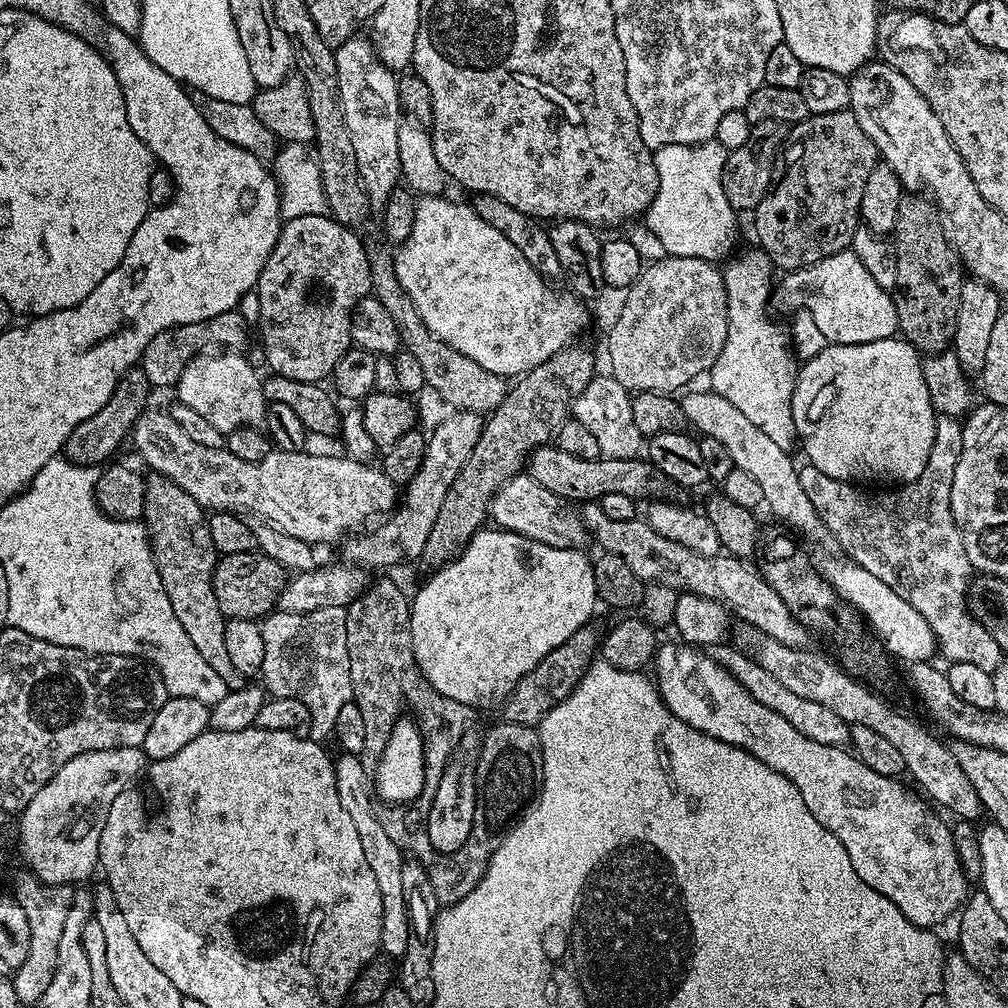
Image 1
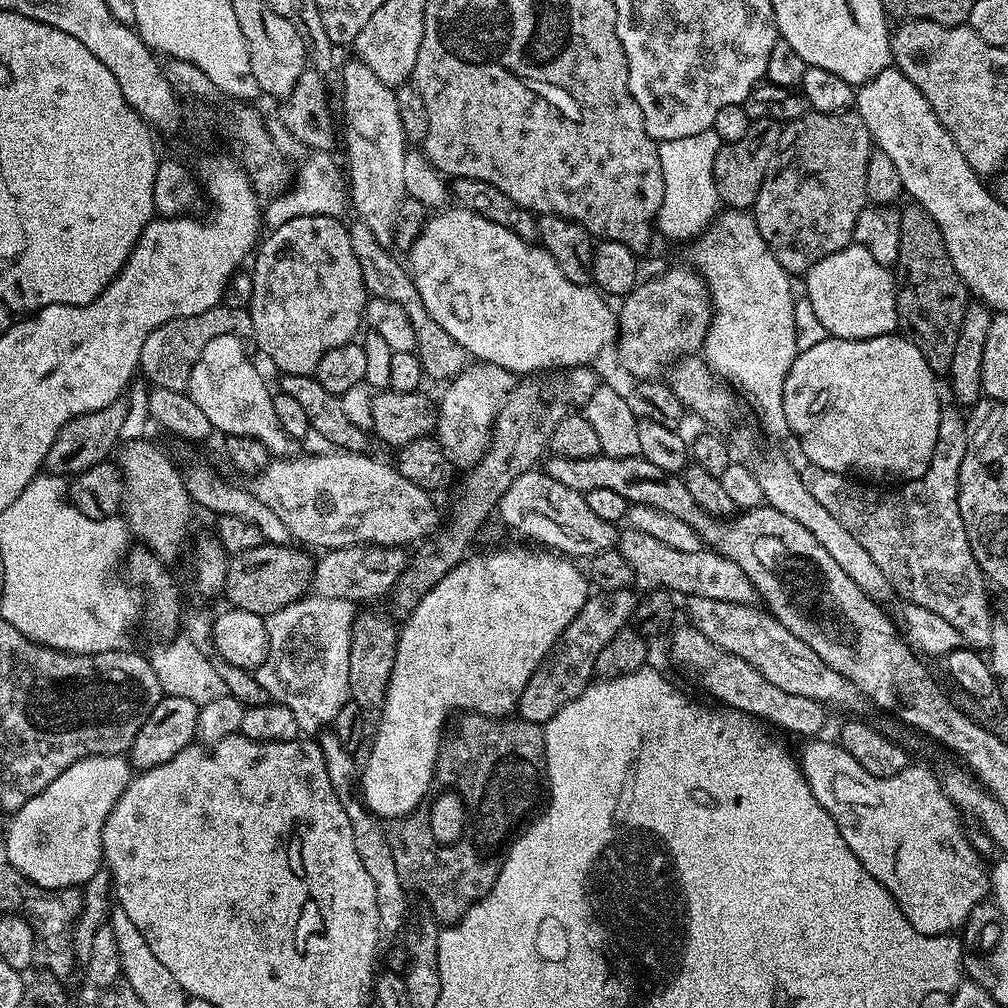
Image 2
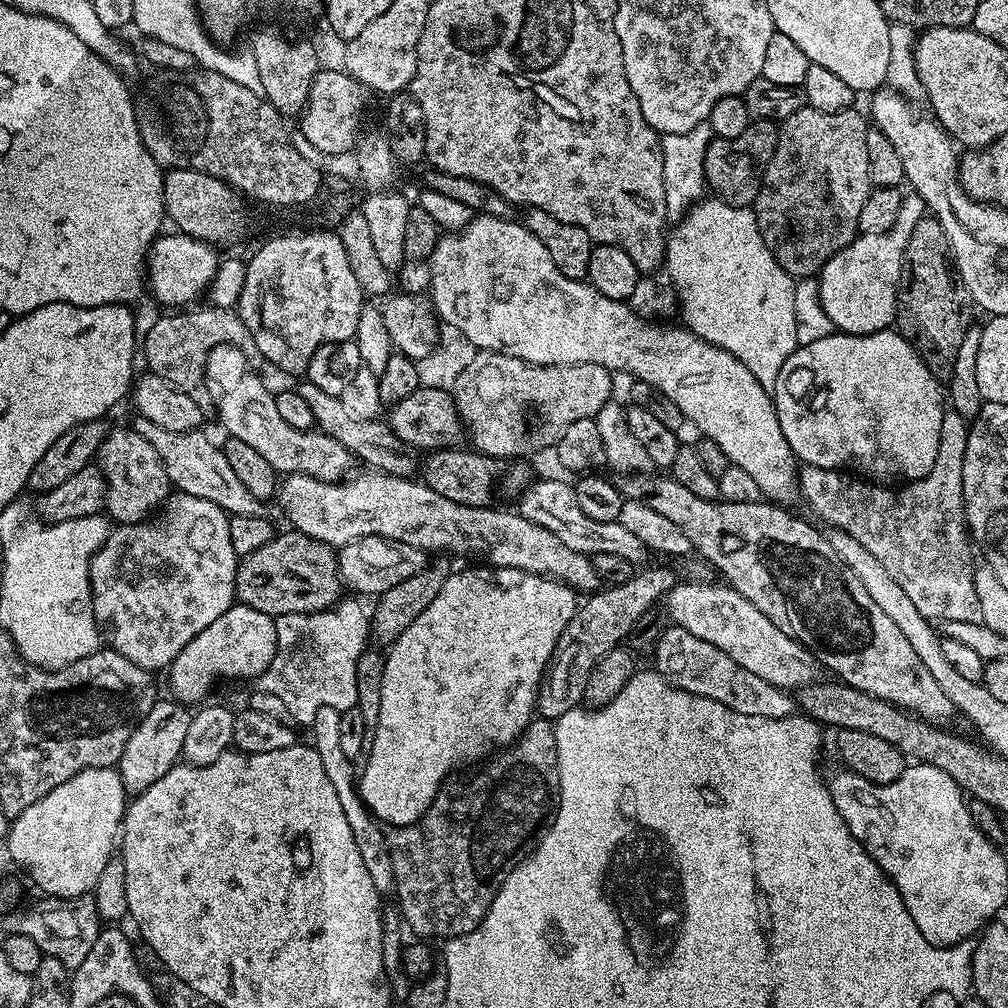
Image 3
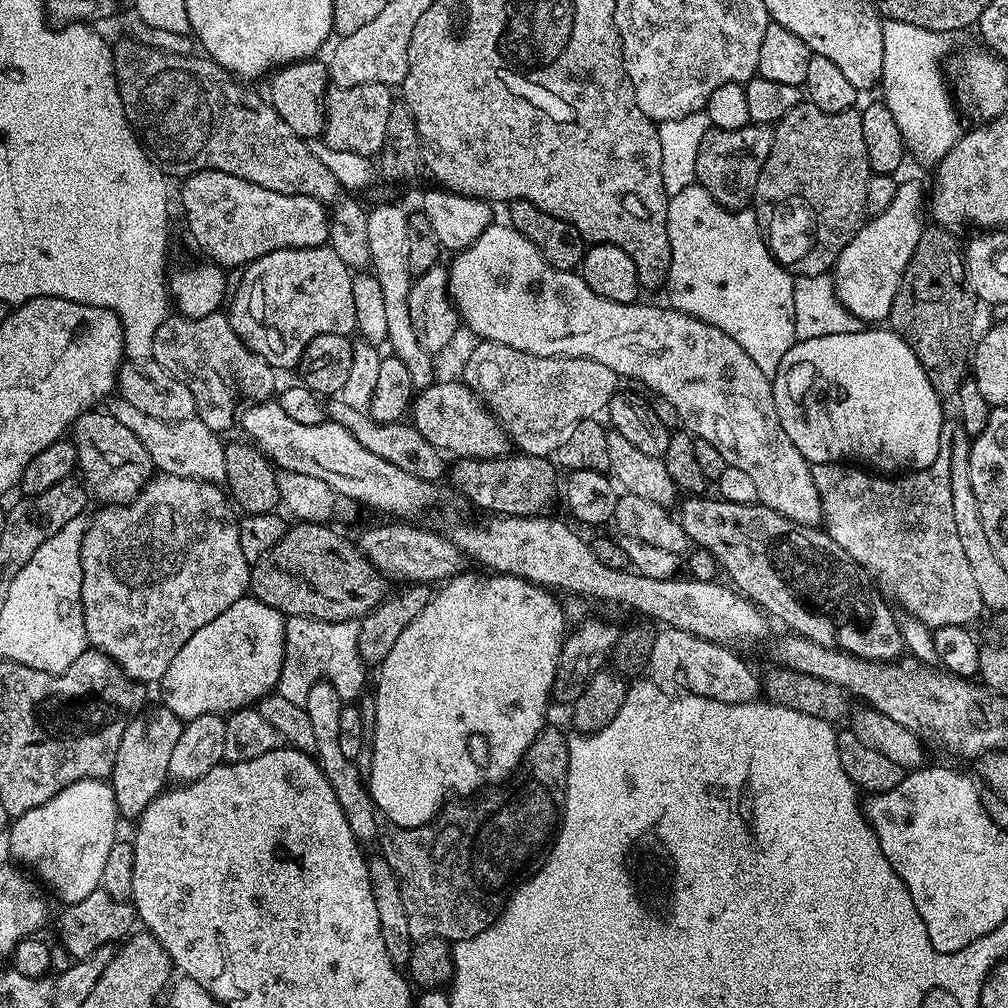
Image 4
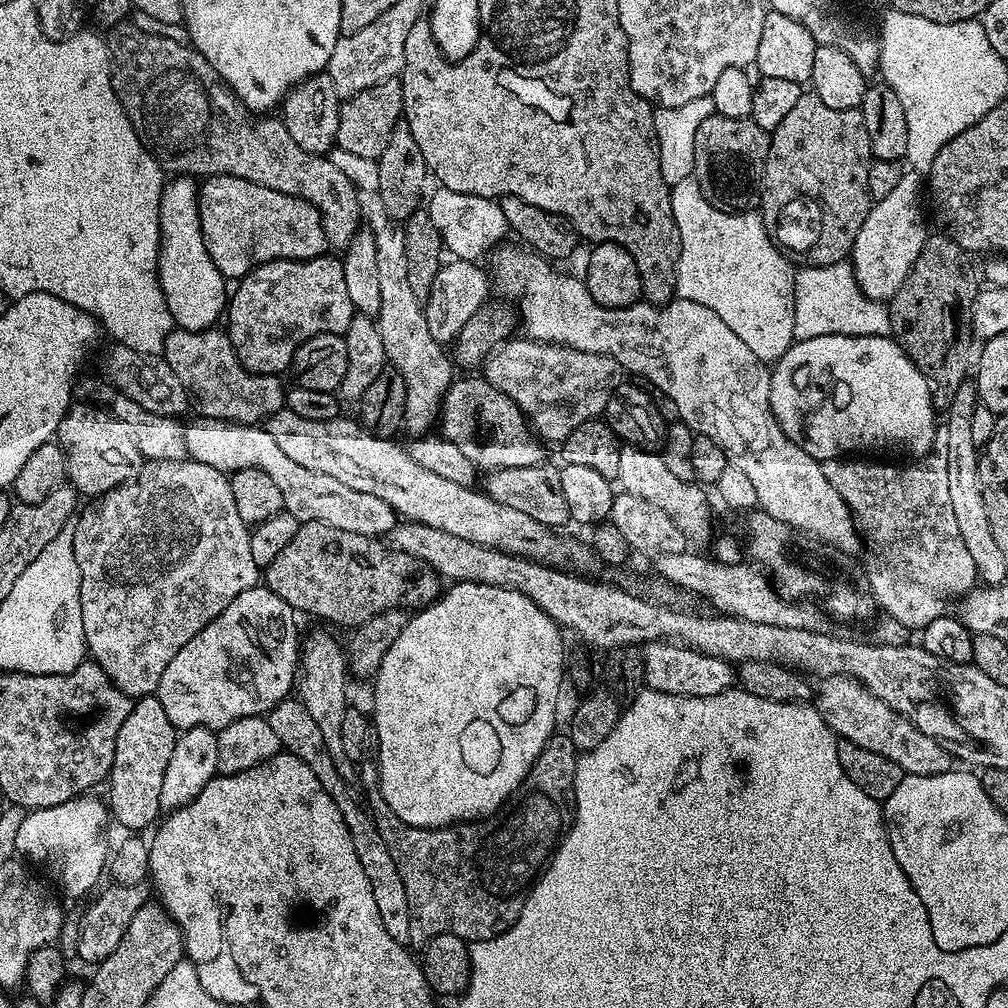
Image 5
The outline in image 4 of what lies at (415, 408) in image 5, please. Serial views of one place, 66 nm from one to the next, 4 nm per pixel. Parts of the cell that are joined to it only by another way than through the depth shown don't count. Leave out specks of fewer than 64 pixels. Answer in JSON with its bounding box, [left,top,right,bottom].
[368,202,433,390]

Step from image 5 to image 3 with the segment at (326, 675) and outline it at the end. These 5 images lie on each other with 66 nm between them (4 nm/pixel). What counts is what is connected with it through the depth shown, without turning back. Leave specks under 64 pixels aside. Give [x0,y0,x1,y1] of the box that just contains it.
[310,708,394,894]

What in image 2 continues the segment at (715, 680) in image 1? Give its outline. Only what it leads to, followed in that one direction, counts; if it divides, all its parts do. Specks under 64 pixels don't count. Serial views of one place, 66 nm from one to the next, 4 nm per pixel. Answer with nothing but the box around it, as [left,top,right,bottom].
[798,739,990,934]

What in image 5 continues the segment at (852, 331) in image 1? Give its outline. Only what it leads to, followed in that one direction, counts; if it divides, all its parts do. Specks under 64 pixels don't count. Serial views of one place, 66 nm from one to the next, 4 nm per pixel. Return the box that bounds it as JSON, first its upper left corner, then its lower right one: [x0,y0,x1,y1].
[850,170,928,302]

